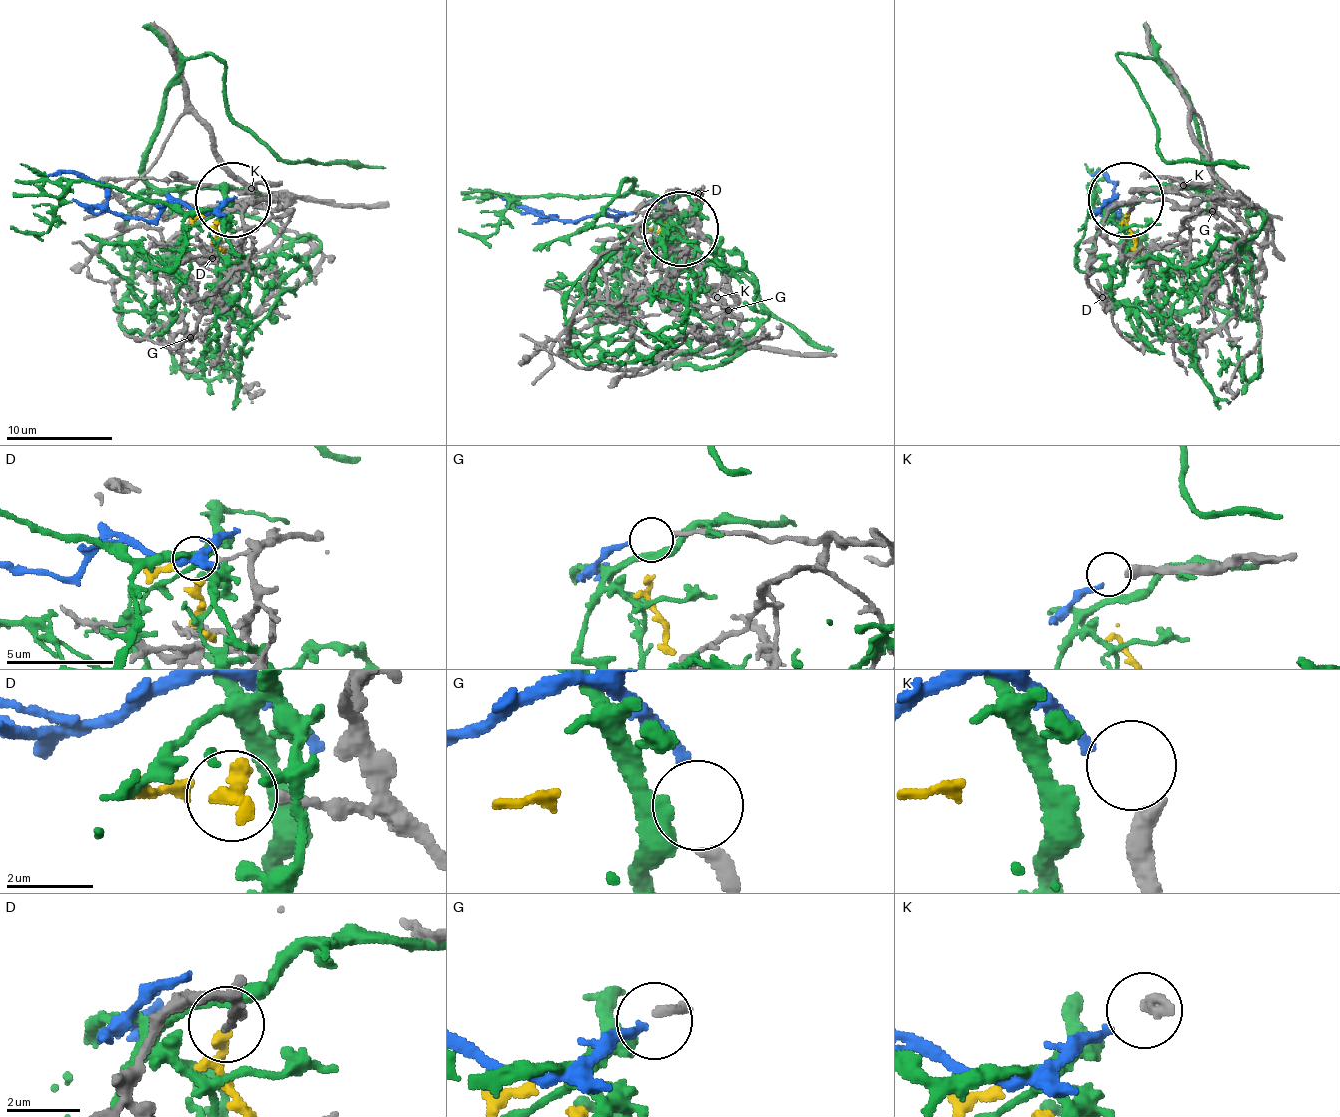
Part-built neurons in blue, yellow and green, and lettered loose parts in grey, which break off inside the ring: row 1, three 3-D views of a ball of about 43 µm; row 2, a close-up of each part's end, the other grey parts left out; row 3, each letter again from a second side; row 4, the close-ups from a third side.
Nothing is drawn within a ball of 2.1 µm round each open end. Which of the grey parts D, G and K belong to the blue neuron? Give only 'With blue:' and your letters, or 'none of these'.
With blue: G

